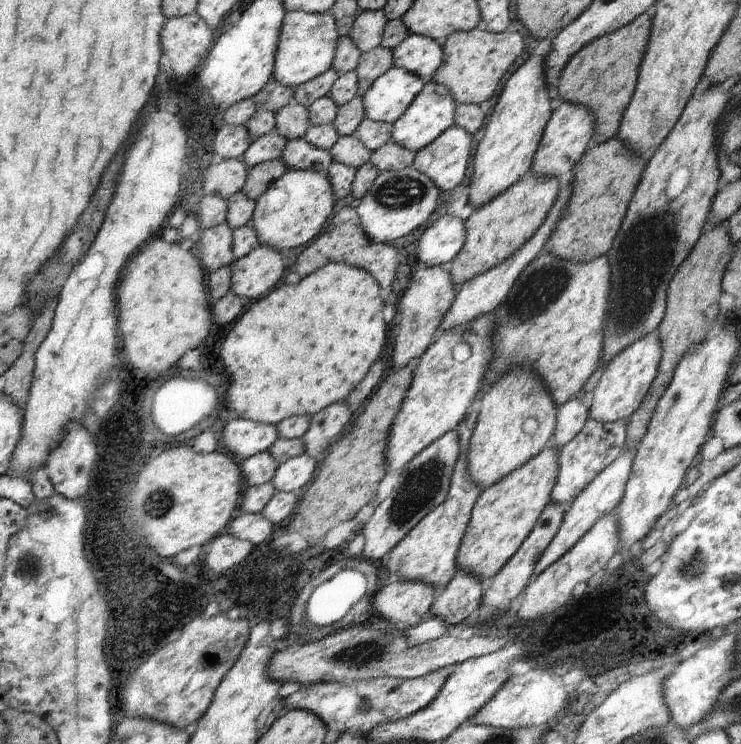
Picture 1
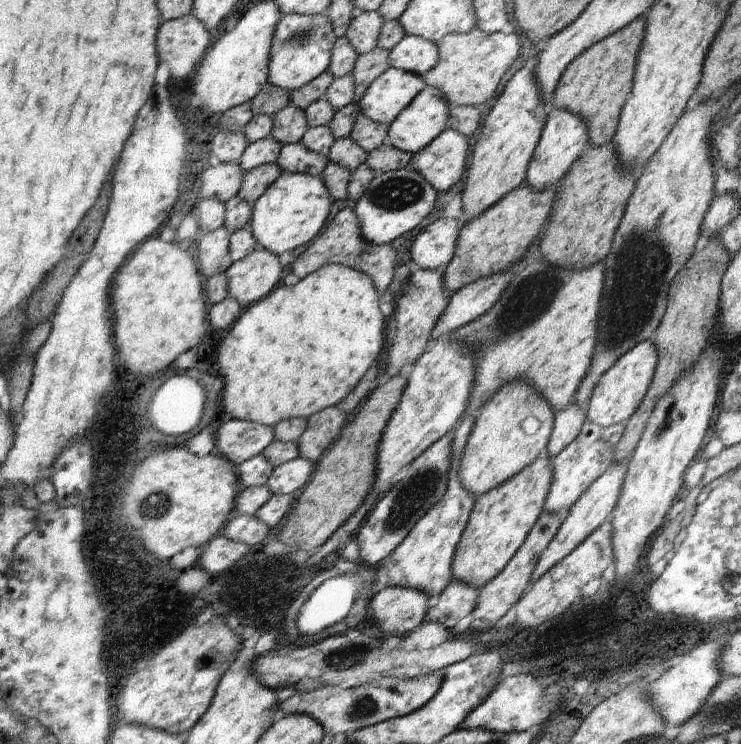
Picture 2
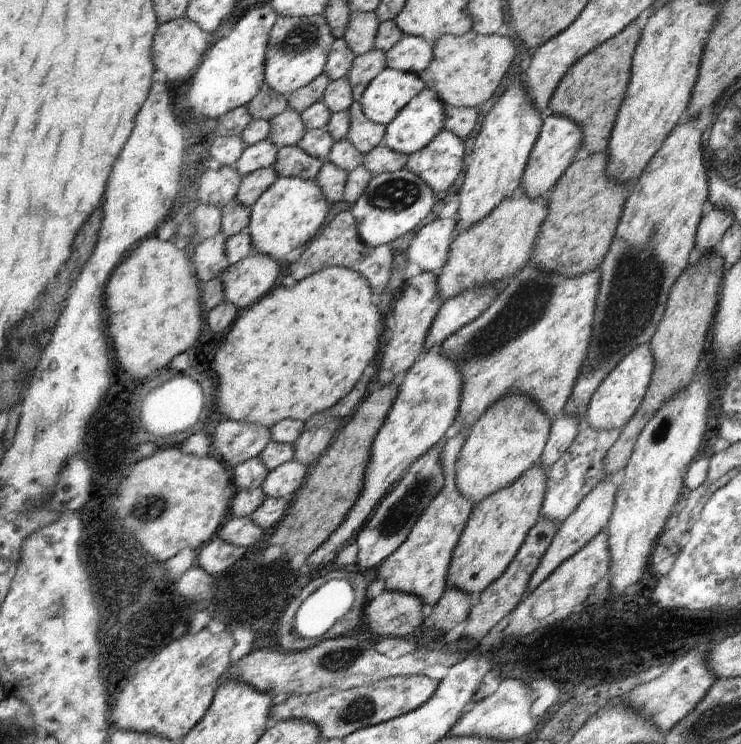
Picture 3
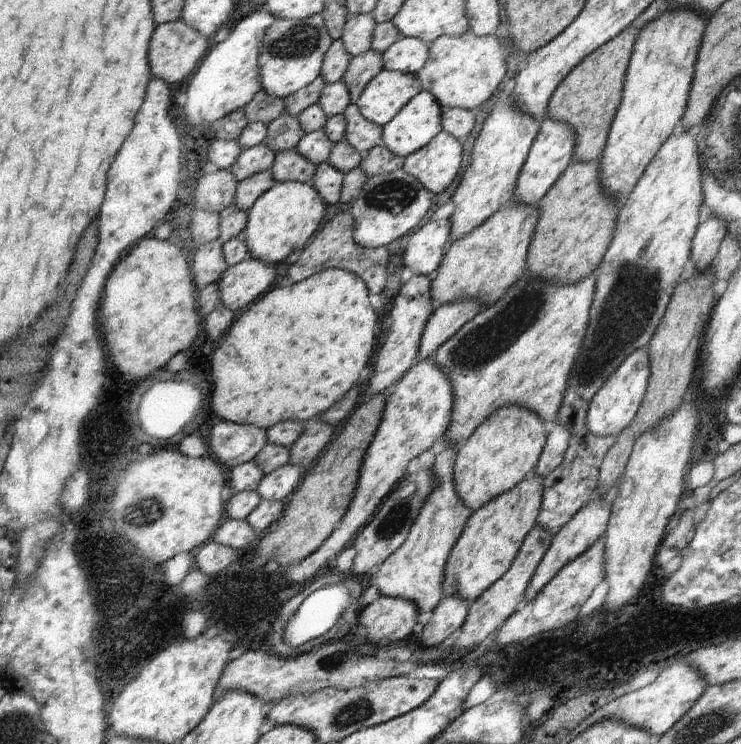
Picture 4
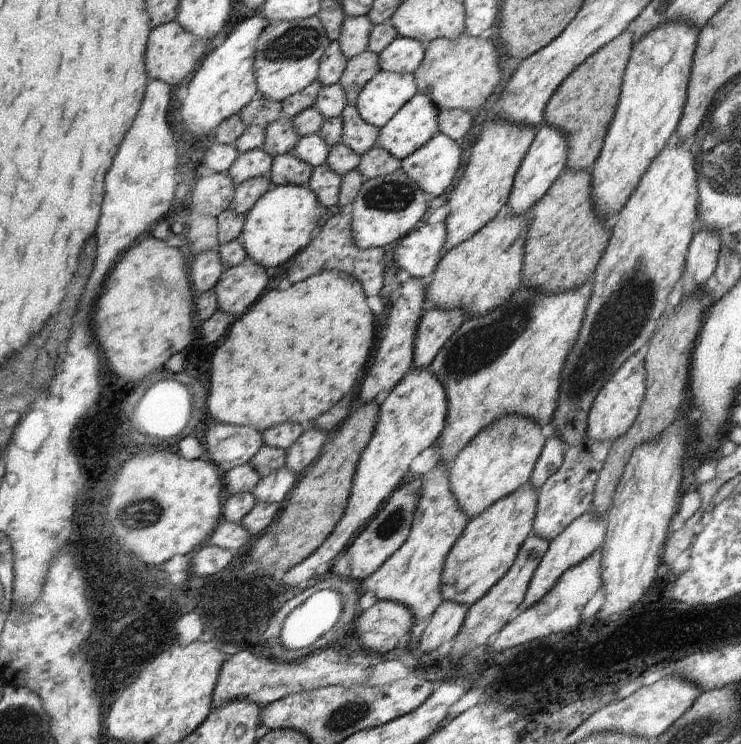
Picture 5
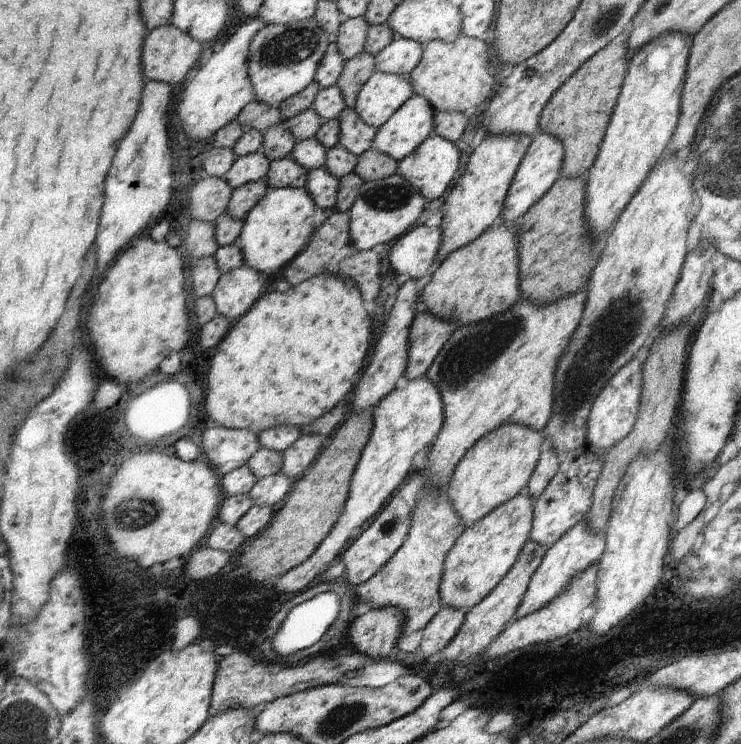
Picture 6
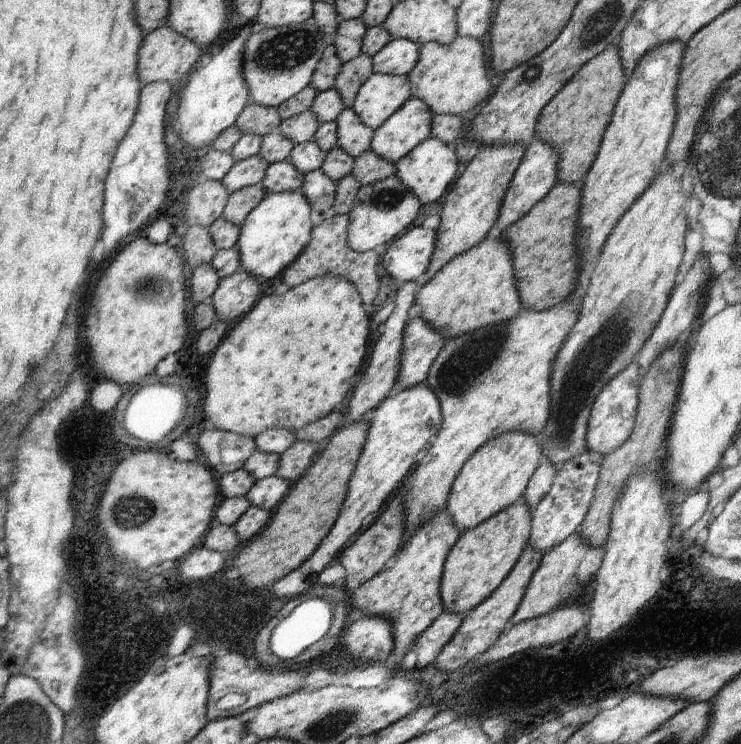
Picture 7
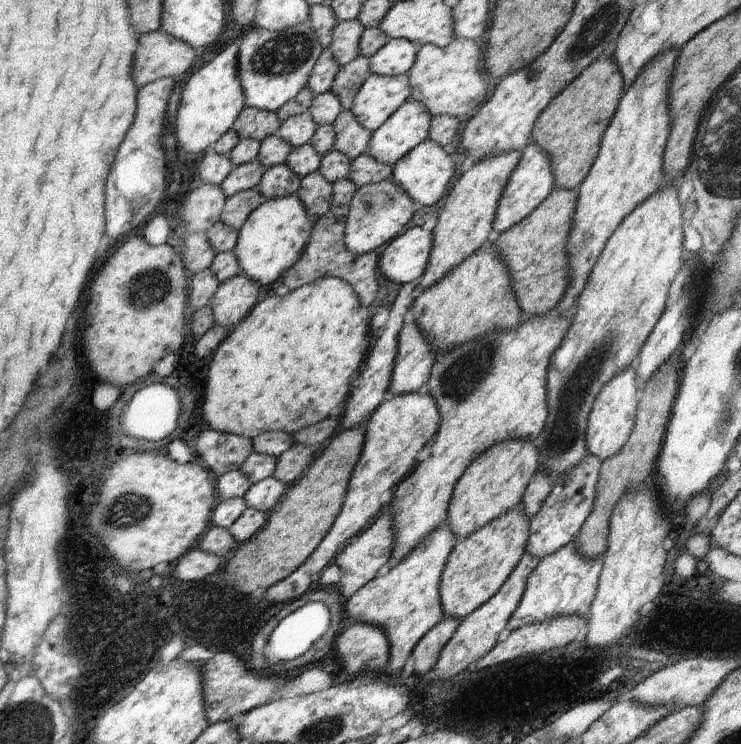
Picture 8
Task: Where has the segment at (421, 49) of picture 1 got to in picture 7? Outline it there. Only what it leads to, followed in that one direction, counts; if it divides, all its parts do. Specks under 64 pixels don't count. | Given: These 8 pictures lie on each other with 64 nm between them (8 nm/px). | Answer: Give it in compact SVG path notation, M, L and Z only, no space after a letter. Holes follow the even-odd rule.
M393 38L373 60L373 70L385 75L407 75L418 62L421 44L408 39Z

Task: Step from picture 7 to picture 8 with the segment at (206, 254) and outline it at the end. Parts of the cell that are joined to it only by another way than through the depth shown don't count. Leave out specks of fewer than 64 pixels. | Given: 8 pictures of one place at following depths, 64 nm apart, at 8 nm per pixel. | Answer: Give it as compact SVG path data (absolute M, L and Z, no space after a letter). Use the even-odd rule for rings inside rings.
M206 233L187 234L184 241L183 264L190 275L209 269L217 255L210 246Z

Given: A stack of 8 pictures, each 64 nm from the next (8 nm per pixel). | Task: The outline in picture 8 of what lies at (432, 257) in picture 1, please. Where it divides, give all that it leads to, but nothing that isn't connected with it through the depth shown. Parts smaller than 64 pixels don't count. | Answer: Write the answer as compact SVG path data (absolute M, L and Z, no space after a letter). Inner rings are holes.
M423 227L404 230L379 252L381 272L402 285L417 281L426 270L432 243L433 233Z

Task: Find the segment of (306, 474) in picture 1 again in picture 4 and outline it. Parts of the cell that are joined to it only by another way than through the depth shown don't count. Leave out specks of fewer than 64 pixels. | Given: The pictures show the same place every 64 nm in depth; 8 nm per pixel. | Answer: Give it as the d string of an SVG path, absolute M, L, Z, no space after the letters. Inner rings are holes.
M288 463L264 475L254 491L264 501L286 502L287 496L300 484L302 474L300 468Z

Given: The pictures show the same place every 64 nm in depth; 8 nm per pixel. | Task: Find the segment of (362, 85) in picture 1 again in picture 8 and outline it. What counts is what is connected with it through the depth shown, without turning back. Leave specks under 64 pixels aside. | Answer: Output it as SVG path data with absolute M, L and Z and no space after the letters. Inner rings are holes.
M362 55L338 69L331 91L340 99L344 111L351 110L356 93L370 74L370 59Z

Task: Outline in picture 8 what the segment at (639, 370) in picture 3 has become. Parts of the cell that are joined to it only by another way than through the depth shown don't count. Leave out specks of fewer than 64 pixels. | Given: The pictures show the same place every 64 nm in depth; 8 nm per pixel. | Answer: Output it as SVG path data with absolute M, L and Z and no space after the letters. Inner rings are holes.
M634 366L604 384L592 405L586 429L586 448L590 455L597 456L604 462L618 454L628 441L634 426L640 395L637 392Z

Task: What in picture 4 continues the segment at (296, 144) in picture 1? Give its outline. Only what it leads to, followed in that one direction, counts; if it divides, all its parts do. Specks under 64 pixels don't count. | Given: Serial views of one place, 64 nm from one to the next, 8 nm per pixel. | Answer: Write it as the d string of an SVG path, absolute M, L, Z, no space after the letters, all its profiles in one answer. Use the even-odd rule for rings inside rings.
M295 148L275 154L271 173L278 183L296 181L309 183L316 170L316 165L304 158Z

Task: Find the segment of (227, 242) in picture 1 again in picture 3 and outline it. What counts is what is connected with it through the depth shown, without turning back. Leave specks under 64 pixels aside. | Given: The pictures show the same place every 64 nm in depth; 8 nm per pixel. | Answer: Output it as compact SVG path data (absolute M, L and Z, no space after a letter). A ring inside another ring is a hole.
M220 232L212 238L197 242L195 255L192 258L192 270L199 281L220 278L229 267L225 251L227 238Z

